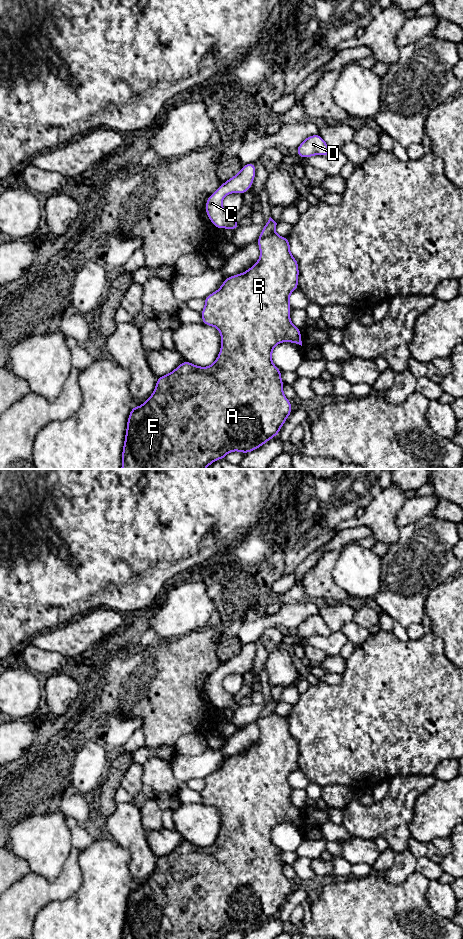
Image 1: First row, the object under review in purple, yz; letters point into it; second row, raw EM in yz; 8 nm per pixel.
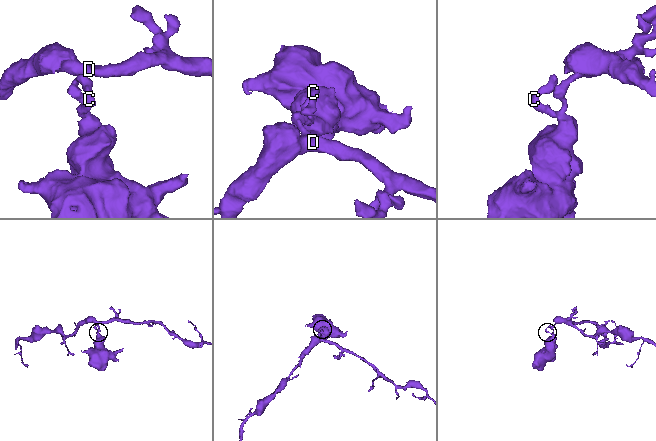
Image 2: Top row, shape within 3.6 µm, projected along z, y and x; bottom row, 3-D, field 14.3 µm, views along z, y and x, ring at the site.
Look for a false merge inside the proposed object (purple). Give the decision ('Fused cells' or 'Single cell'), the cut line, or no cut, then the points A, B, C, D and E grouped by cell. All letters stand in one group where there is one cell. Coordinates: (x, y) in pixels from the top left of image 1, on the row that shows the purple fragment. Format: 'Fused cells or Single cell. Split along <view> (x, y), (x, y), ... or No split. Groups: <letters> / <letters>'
Single cell. No split. Groups: A B C D E

